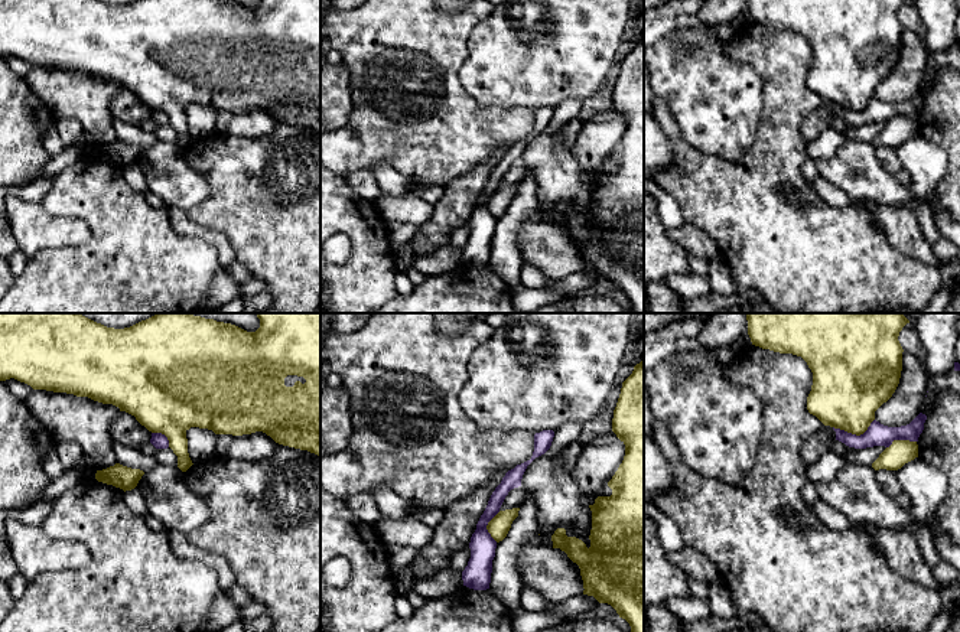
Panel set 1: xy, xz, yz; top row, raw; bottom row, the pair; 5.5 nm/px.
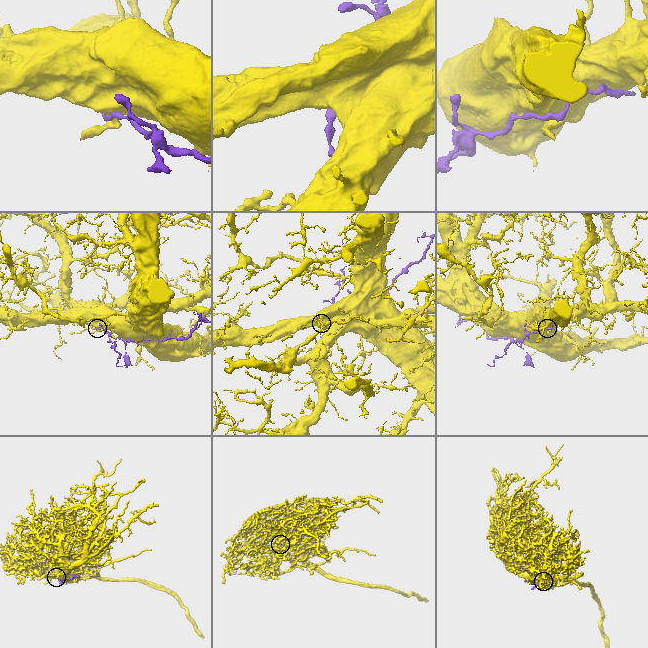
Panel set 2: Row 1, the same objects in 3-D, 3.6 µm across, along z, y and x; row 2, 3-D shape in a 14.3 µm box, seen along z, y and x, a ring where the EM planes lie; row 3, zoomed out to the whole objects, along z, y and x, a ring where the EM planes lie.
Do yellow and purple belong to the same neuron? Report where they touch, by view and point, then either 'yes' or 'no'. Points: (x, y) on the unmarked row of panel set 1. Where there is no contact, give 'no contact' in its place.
yz (855, 110) | no

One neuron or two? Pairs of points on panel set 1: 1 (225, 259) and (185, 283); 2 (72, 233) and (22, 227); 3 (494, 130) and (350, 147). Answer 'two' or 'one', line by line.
1: two
2: one
3: one

